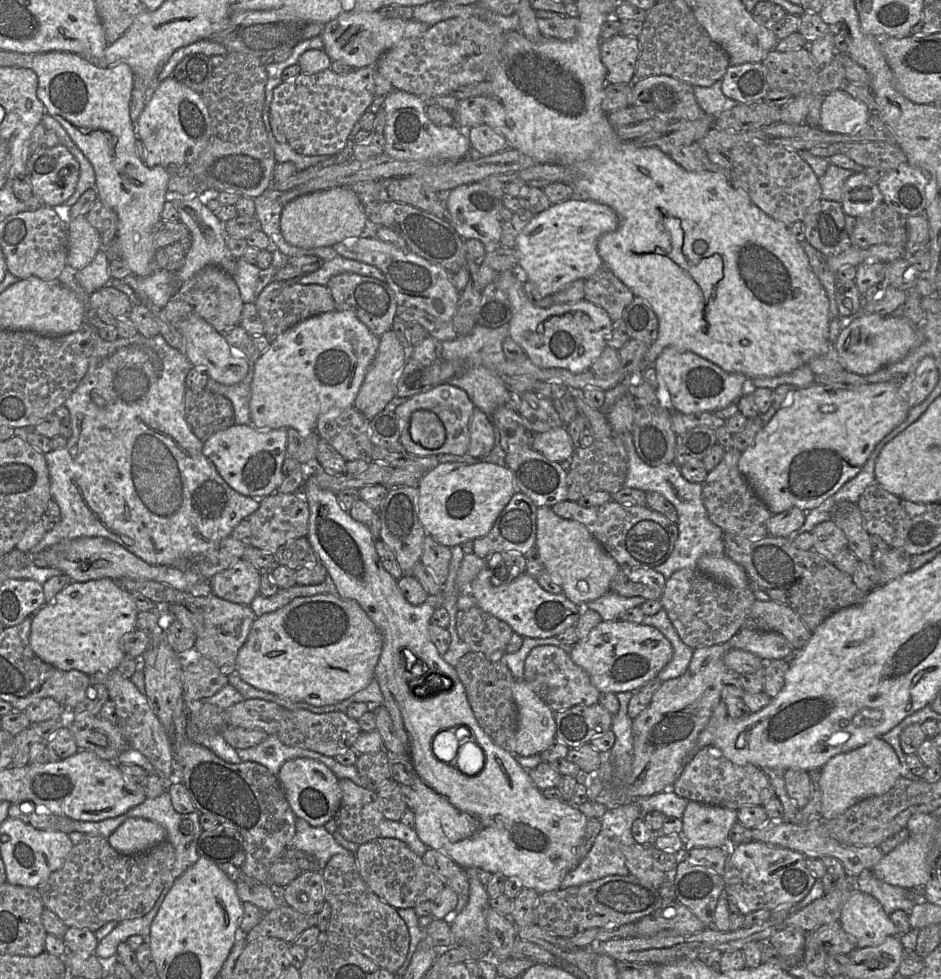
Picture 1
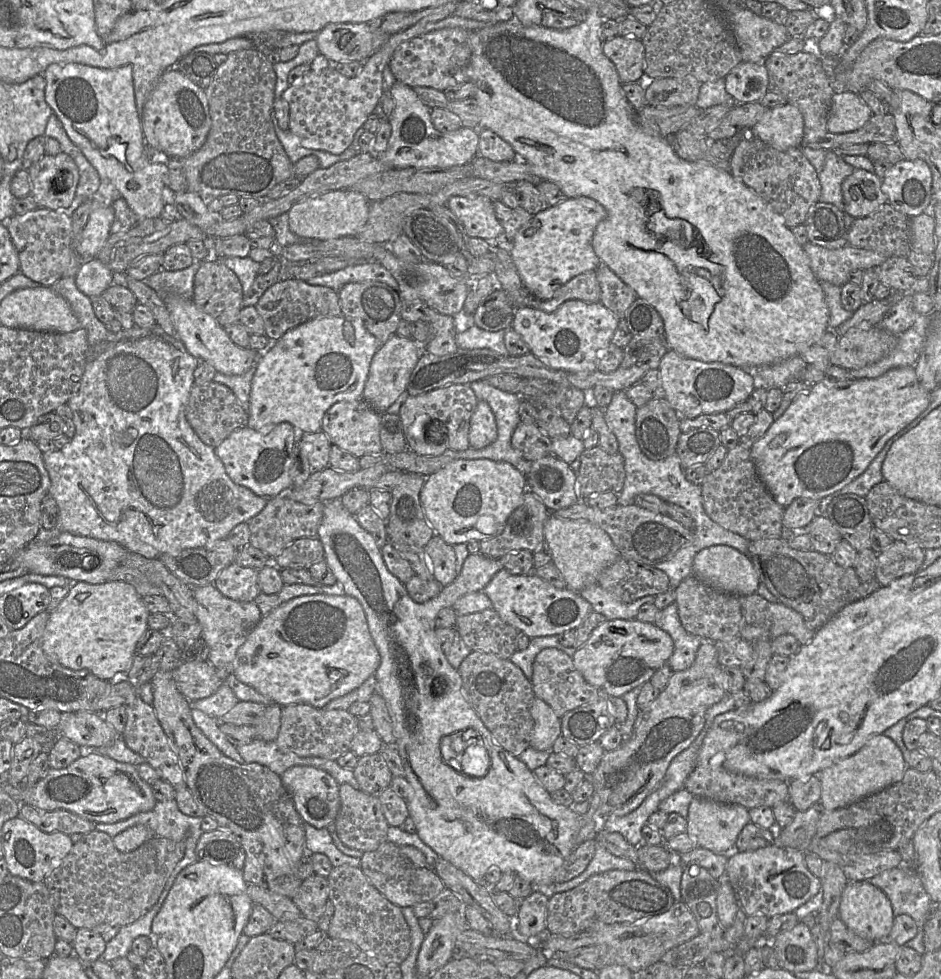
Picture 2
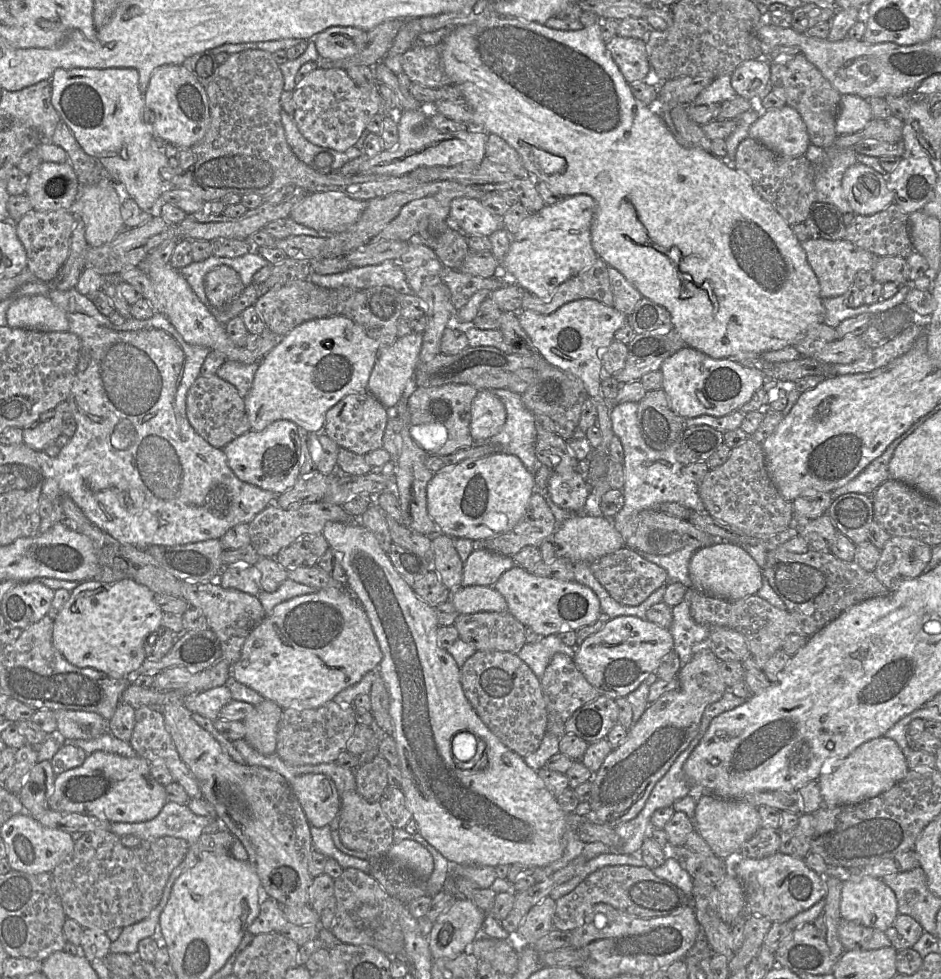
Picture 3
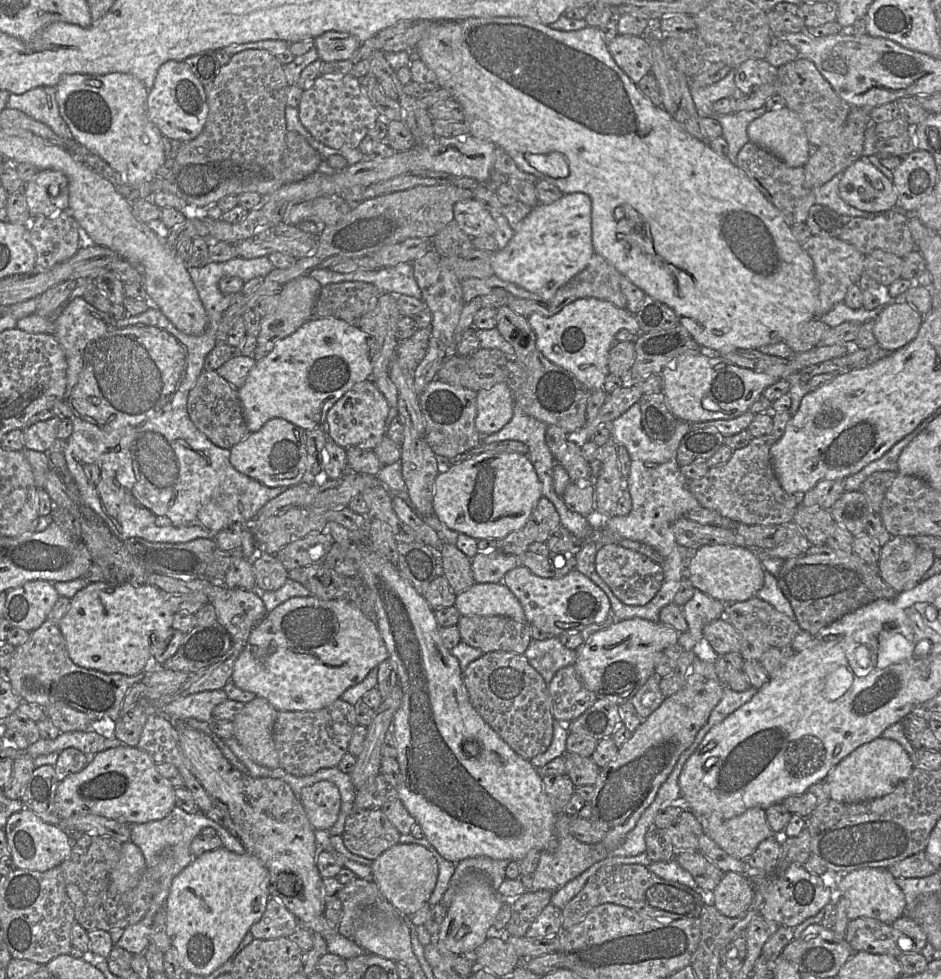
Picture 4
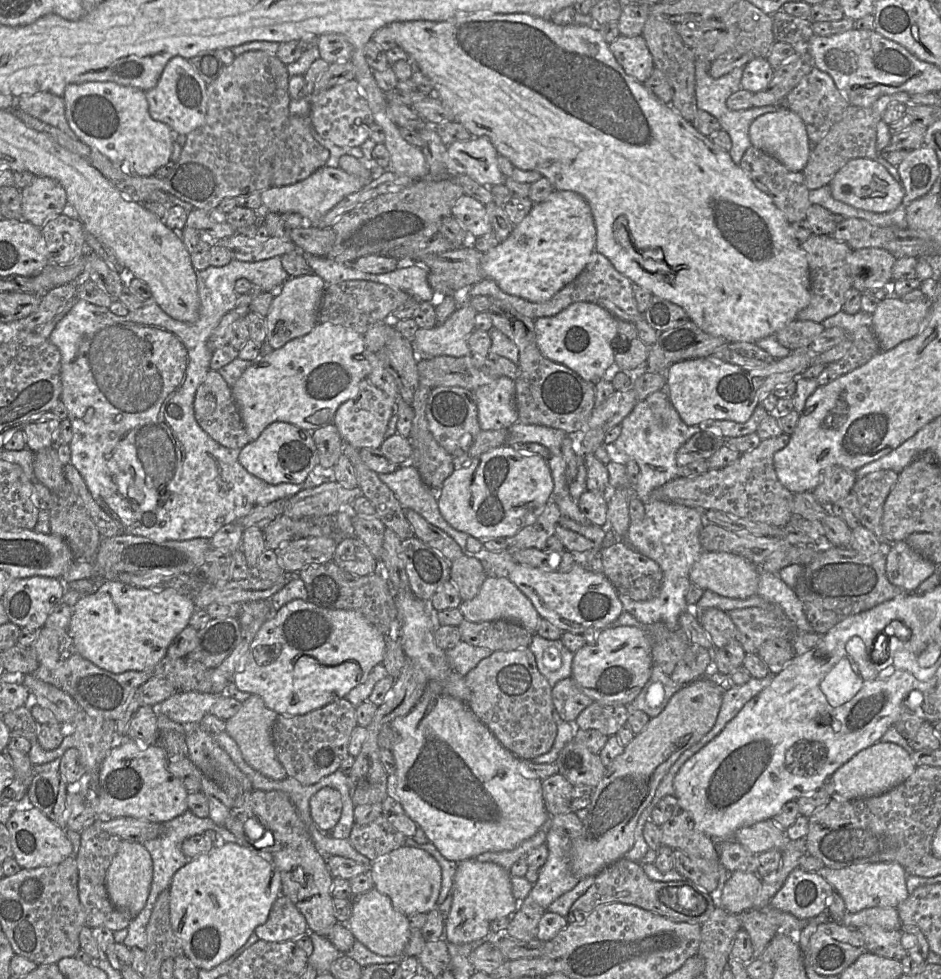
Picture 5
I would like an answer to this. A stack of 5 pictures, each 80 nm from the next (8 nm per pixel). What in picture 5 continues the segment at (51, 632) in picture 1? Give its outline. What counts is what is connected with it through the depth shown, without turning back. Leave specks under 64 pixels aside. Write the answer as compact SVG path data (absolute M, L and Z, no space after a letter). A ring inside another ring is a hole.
M105 581L94 592L80 597L73 607L67 631L80 655L99 668L115 674L129 670L143 671L166 656L168 646L188 626L196 609L191 595L179 594L171 588L139 588L119 581Z

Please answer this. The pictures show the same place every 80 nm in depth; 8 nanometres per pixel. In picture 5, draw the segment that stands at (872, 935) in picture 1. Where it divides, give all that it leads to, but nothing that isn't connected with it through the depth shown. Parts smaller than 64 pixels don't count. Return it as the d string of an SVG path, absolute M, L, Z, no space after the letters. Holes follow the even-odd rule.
M876 862L853 865L841 869L823 866L819 872L838 893L844 903L847 913L857 913L872 907L893 907L903 902L909 893L907 891L907 871L897 862Z

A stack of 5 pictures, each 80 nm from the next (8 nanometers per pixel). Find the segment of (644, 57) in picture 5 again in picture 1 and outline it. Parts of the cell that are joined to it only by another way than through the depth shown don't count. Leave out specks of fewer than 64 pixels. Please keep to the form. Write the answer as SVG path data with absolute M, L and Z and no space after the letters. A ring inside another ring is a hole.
M618 34L603 39L600 55L607 68L607 83L629 84L635 74L639 53L638 37Z

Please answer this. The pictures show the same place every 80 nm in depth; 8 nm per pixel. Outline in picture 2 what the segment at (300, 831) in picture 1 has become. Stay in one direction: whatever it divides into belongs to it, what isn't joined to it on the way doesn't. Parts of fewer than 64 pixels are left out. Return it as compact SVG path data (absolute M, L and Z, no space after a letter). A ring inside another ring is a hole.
M304 822L304 829L307 855L310 855L311 853L325 854L333 867L341 865L361 867L361 860L359 858L346 855L337 848L326 827L317 829L311 824Z

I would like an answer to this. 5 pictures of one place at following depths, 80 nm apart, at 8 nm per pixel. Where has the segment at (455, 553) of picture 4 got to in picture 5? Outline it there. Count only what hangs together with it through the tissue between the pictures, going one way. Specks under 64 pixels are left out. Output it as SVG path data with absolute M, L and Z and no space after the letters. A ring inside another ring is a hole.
M463 554L451 562L449 581L456 586L463 601L473 599L486 578L481 562L474 556Z

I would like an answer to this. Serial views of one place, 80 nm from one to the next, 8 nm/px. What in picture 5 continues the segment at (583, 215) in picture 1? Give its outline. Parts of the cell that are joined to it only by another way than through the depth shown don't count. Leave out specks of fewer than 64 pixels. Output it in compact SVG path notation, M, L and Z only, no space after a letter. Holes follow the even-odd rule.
M555 190L543 202L534 204L506 240L483 253L481 266L485 277L494 280L505 293L531 302L545 302L578 277L588 264L595 246L596 228L588 201L577 192Z

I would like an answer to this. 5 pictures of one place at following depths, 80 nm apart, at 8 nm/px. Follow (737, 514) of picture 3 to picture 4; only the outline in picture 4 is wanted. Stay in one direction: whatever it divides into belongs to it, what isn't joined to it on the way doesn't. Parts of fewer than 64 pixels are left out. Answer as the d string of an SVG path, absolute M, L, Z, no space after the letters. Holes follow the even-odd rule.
M770 434L753 437L746 447L733 450L732 456L727 463L709 468L707 474L698 480L690 480L688 487L691 493L703 508L714 510L739 524L771 526L793 522L799 498L783 490L771 464L770 448L778 439Z

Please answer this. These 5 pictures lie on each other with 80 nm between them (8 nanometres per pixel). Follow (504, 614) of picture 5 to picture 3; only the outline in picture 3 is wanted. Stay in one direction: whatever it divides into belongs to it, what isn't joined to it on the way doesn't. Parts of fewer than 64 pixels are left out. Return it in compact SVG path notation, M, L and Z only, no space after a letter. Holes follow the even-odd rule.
M494 586L460 587L450 591L451 602L459 614L508 612L505 598Z

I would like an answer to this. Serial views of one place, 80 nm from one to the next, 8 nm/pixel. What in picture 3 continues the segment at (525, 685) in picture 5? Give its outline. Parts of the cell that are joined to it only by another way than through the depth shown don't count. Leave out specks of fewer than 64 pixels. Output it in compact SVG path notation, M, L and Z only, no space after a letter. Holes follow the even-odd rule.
M476 651L460 672L466 698L500 741L523 758L535 752L547 733L548 710L540 680L530 667L517 654Z

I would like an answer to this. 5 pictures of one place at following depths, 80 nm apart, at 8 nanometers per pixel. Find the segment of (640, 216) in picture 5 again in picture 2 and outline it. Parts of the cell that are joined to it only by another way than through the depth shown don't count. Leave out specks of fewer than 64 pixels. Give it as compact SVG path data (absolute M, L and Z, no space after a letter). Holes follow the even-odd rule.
M590 7L586 10L584 21L563 30L542 25L527 27L517 19L512 19L478 31L469 31L472 54L466 67L466 75L476 86L474 98L481 109L479 128L490 129L507 141L518 158L526 162L541 181L554 182L568 198L588 197L605 208L606 217L597 225L592 238L593 249L601 263L627 284L638 298L646 300L657 310L664 322L664 339L669 350L703 362L722 362L749 369L801 354L829 330L829 308L803 245L797 242L784 218L730 172L718 169L706 160L685 161L676 155L665 137L643 130L638 123L637 111L625 96L615 65L603 53L602 23L603 17L598 9Z

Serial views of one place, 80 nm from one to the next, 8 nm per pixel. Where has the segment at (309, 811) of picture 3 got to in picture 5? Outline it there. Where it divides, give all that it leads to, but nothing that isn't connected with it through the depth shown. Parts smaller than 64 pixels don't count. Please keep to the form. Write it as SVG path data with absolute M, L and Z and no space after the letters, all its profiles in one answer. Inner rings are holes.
M323 787L310 799L311 817L320 830L333 829L342 814L341 794L337 789Z

